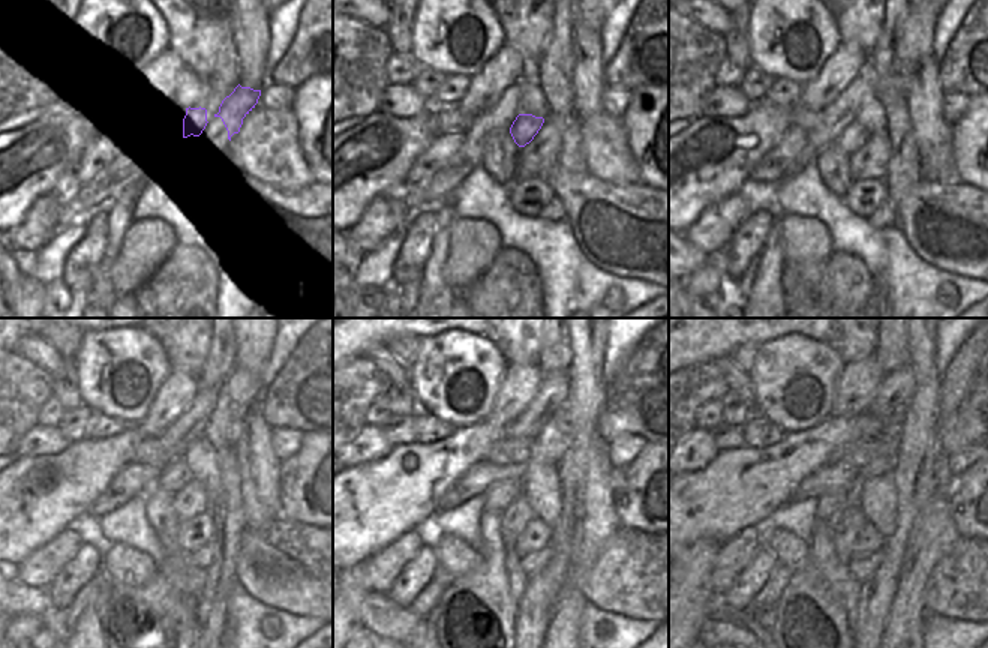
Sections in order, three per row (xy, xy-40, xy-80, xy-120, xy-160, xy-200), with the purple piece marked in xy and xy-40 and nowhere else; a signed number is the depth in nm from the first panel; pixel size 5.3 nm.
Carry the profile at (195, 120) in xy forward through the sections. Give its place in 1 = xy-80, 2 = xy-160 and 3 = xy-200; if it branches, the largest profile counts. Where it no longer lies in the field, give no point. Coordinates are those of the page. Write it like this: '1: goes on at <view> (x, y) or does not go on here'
1: goes on at xy-80 (853, 137)
2: goes on at xy-160 (502, 494)
3: goes on at xy-200 (831, 503)

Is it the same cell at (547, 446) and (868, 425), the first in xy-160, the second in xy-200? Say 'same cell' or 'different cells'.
different cells

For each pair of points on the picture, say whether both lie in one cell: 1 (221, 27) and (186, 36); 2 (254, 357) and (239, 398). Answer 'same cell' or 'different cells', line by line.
1: same cell
2: different cells

